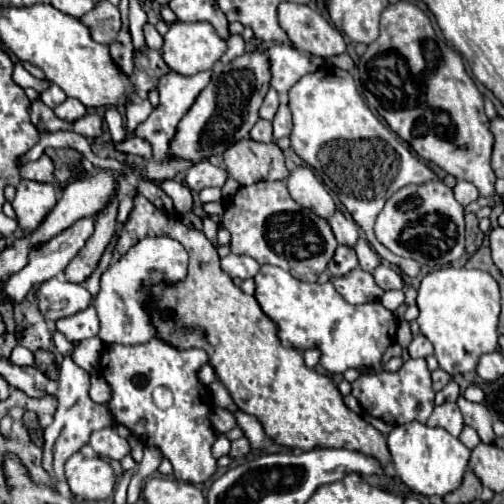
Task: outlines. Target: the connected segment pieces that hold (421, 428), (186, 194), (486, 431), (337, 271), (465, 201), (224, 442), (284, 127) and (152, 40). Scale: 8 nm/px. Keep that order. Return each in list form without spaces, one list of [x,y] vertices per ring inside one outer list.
[[[411,421],[403,425],[395,425],[387,433],[387,447],[391,453],[391,463],[397,477],[415,493],[431,497],[445,497],[453,489],[461,485],[463,473],[467,471],[467,461],[471,451],[455,437],[451,437],[441,427],[425,427],[423,423]]]
[[[161,181],[159,187],[173,199],[173,205],[175,205],[175,211],[177,213],[189,213],[191,211],[191,205],[193,205],[193,199],[191,199],[191,191],[177,183],[177,181]]]
[[[459,397],[457,405],[459,405],[461,413],[463,413],[465,423],[479,433],[481,441],[487,443],[487,445],[493,443],[495,441],[495,433],[493,433],[493,427],[491,427],[493,425],[493,417],[487,411],[487,407],[481,405],[481,403],[471,403],[465,397]]]
[[[339,245],[333,261],[329,263],[329,273],[335,275],[335,277],[343,277],[349,271],[353,271],[357,265],[359,265],[359,261],[357,261],[357,255],[355,255],[355,249],[349,247],[349,245]]]
[[[457,181],[457,185],[453,187],[453,191],[455,191],[455,199],[457,199],[463,207],[469,205],[471,201],[475,201],[475,199],[479,197],[477,187],[471,185],[471,183],[467,183],[467,181]]]
[[[219,435],[217,437],[217,441],[215,441],[215,445],[213,445],[213,457],[215,459],[219,459],[219,457],[223,457],[223,455],[227,455],[229,453],[229,439],[225,437],[225,435]]]
[[[281,97],[281,105],[275,113],[275,119],[273,119],[273,139],[281,139],[281,137],[287,137],[291,133],[291,111],[287,107],[287,97]]]
[[[145,23],[143,33],[145,33],[145,43],[147,43],[149,49],[161,49],[161,47],[163,47],[163,37],[161,37],[159,31],[155,29],[155,25]]]

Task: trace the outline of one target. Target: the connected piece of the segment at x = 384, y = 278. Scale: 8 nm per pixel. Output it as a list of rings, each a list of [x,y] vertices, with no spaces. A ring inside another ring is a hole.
[[[379,265],[377,269],[373,269],[373,279],[375,283],[383,289],[383,291],[389,291],[389,289],[403,289],[403,279],[401,275],[391,269],[389,265]]]

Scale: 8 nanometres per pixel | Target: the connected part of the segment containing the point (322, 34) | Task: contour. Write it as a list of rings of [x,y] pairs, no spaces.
[[[285,1],[277,7],[277,17],[281,29],[289,35],[299,51],[309,51],[325,59],[345,53],[343,35],[311,7]]]

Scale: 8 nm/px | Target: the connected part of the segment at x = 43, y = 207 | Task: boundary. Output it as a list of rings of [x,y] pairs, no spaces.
[[[21,179],[21,183],[17,185],[13,209],[17,213],[17,223],[23,229],[23,233],[29,235],[37,231],[41,221],[49,215],[55,203],[57,203],[57,191],[51,183]]]

